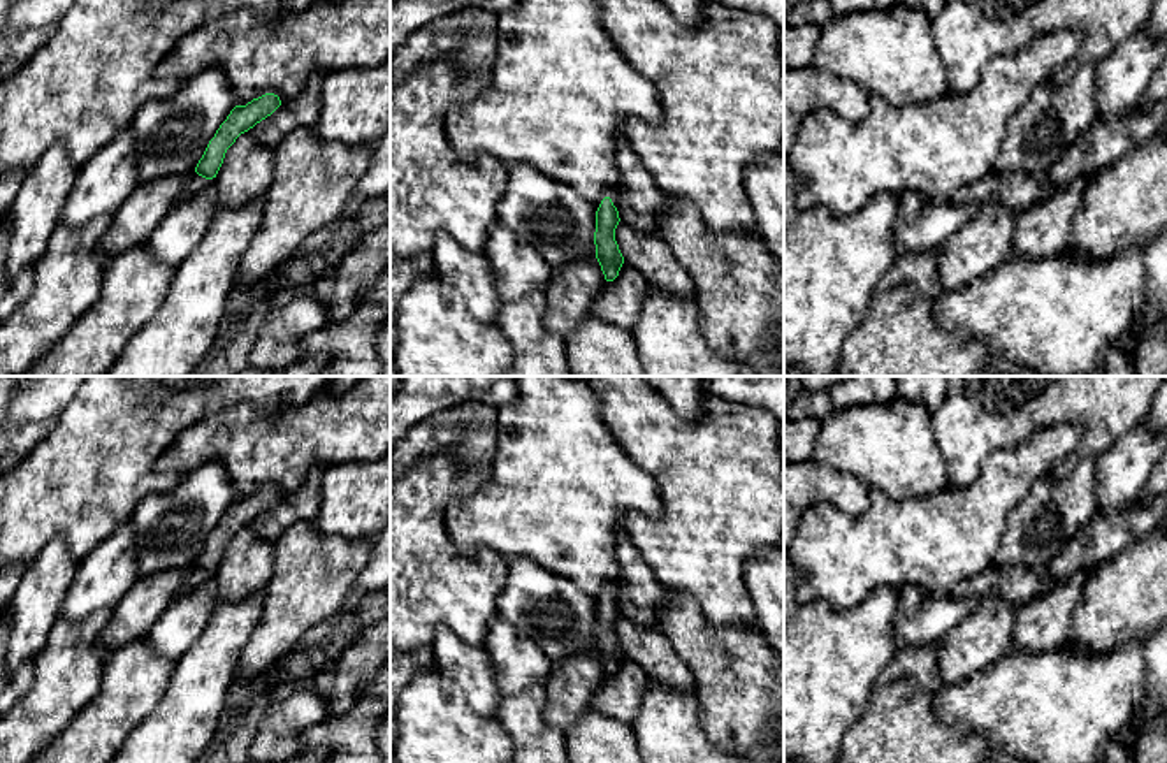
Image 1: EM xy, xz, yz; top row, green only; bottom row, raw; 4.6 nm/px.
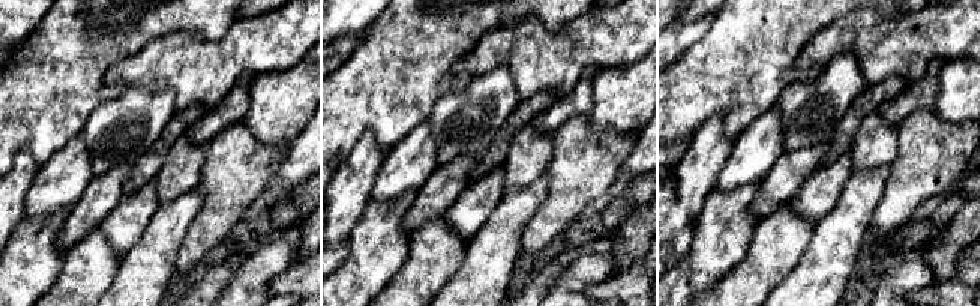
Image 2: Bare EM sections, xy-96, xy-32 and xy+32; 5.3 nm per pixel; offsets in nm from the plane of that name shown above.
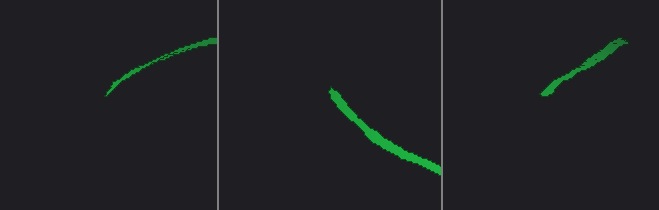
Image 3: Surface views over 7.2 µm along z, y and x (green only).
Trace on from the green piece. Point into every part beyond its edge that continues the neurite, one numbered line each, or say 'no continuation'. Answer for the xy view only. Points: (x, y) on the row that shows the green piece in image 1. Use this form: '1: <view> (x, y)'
1: xy (194, 181)

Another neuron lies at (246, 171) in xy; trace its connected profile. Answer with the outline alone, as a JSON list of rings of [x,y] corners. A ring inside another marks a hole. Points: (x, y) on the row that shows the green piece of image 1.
[[[250,132],[227,149],[216,174],[216,211],[239,207],[265,193],[274,176],[274,149],[262,146]]]

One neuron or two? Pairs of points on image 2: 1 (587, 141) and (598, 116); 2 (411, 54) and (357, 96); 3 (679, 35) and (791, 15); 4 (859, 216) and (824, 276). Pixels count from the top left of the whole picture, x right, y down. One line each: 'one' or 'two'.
1: two
2: one
3: two
4: one

